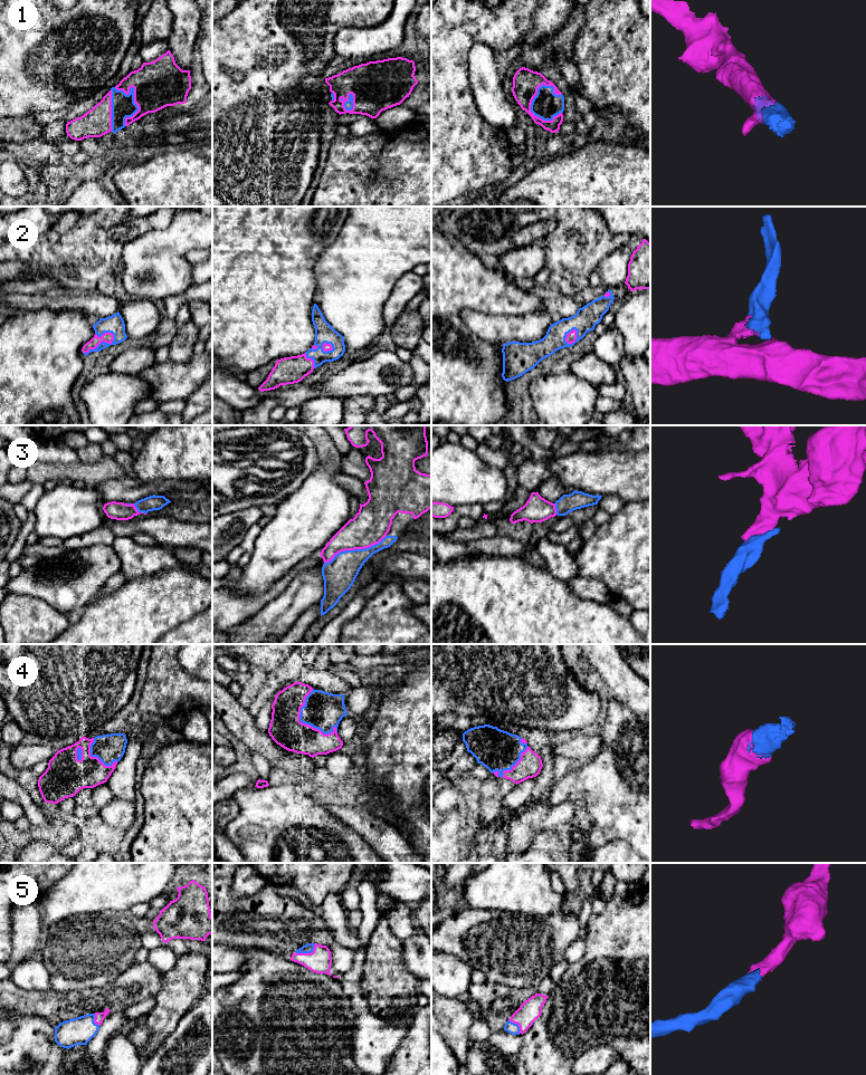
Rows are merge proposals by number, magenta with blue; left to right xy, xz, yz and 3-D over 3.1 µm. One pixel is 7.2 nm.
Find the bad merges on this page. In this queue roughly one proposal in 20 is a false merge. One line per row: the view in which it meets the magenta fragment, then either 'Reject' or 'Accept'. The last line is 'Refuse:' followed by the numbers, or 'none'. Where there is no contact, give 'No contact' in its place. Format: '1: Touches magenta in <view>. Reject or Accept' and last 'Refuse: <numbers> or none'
1: Touches magenta in yz. Accept
2: Touches magenta in xy. Accept
3: Touches magenta in xz. Accept
4: Touches magenta in xz. Accept
5: Touches magenta in xz. Accept
Refuse: none

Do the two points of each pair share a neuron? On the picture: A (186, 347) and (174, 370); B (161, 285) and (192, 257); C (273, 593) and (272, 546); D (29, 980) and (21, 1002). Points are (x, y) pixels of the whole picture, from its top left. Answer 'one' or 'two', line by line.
A: two
B: two
C: two
D: two

